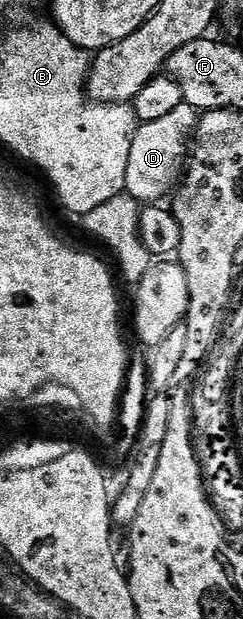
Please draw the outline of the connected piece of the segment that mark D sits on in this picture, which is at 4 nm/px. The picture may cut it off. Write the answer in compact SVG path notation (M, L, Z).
M182 101L172 113L159 117L159 121L138 126L131 141L131 157L127 157L125 191L128 195L135 197L142 205L153 205L178 186L191 151L191 140L197 130L198 118L197 108Z

